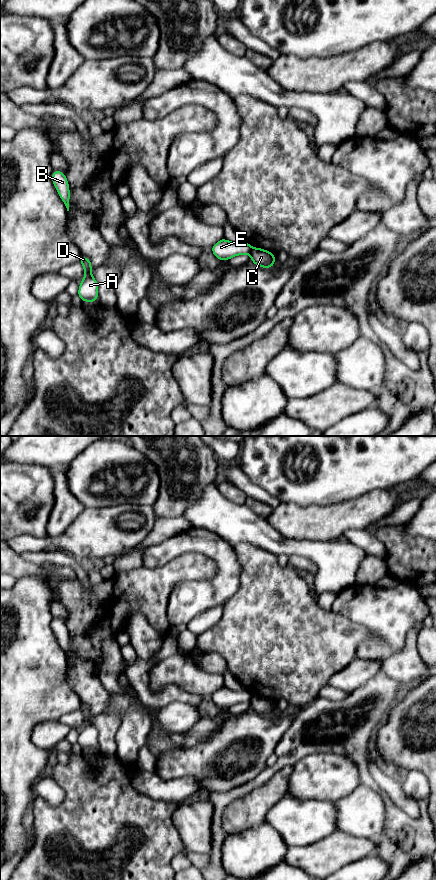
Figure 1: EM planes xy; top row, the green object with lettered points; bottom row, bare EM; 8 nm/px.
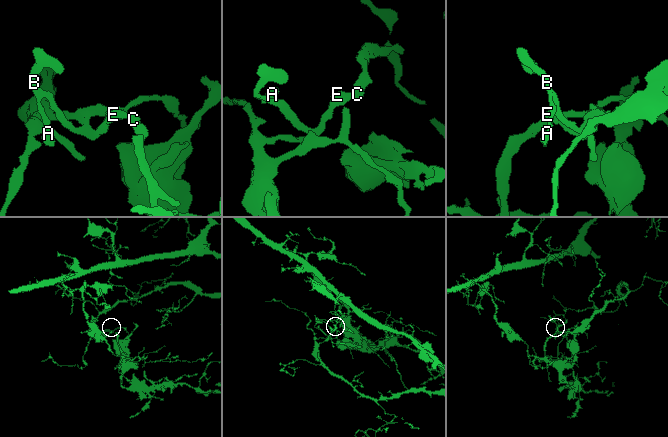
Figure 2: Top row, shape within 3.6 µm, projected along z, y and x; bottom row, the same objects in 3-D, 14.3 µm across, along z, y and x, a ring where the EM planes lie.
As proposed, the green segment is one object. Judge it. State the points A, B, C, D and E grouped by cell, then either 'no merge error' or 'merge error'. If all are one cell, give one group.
groups A B D E / C; merge error

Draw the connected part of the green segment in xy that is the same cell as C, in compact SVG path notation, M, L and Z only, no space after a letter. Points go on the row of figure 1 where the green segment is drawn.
M252 248L250 252L251 261L263 268L271 268L275 265L275 254L265 249Z

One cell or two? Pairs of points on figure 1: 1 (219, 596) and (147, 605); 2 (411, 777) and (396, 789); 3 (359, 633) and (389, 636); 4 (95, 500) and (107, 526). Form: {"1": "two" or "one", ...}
{"1": "two", "2": "two", "3": "two", "4": "two"}

